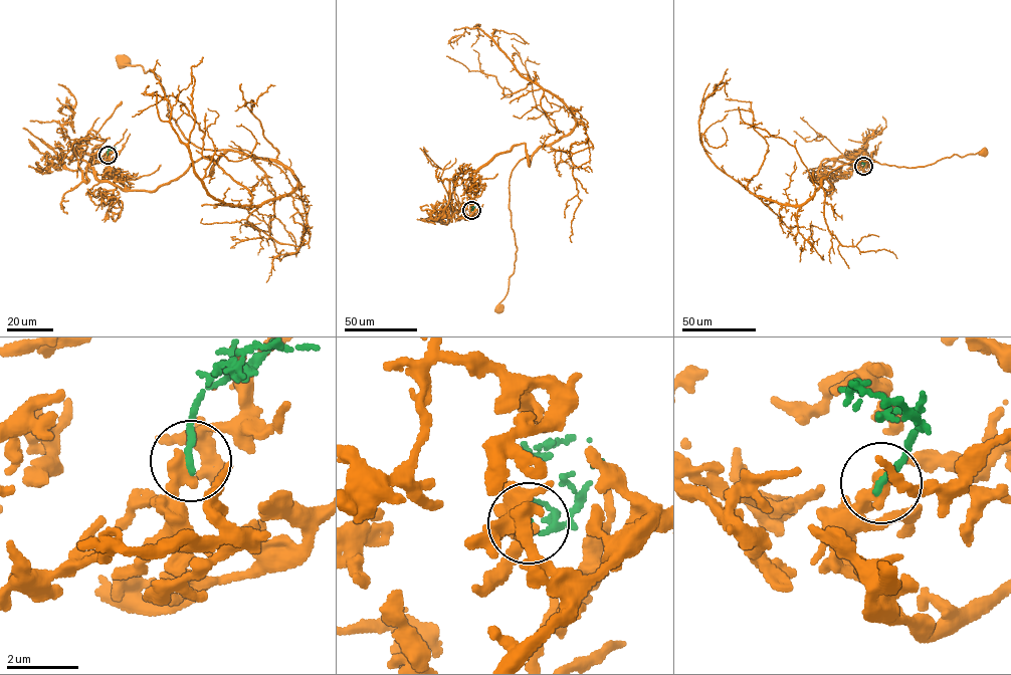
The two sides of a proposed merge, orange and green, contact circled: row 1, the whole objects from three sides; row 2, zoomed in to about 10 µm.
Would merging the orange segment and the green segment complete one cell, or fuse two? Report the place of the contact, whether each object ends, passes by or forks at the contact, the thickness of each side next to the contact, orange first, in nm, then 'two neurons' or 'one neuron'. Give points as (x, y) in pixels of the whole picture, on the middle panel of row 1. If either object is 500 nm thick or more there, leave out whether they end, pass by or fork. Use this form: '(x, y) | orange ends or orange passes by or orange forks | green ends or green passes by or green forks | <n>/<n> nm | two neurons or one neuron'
(471, 210) | orange ends | green ends | 440/200 nm | two neurons

